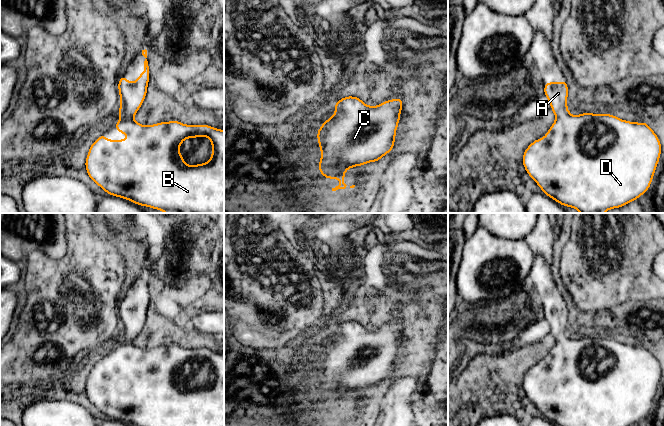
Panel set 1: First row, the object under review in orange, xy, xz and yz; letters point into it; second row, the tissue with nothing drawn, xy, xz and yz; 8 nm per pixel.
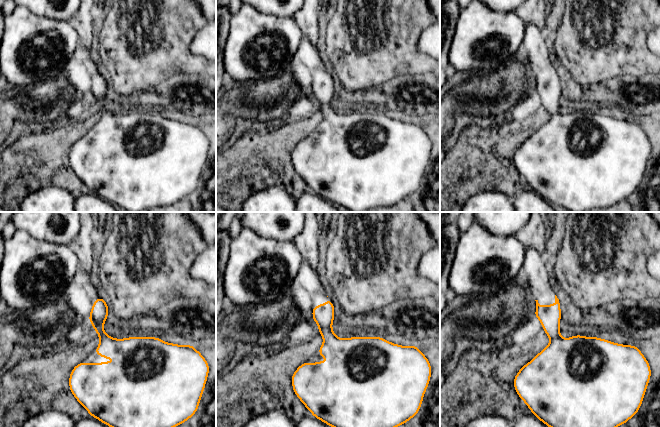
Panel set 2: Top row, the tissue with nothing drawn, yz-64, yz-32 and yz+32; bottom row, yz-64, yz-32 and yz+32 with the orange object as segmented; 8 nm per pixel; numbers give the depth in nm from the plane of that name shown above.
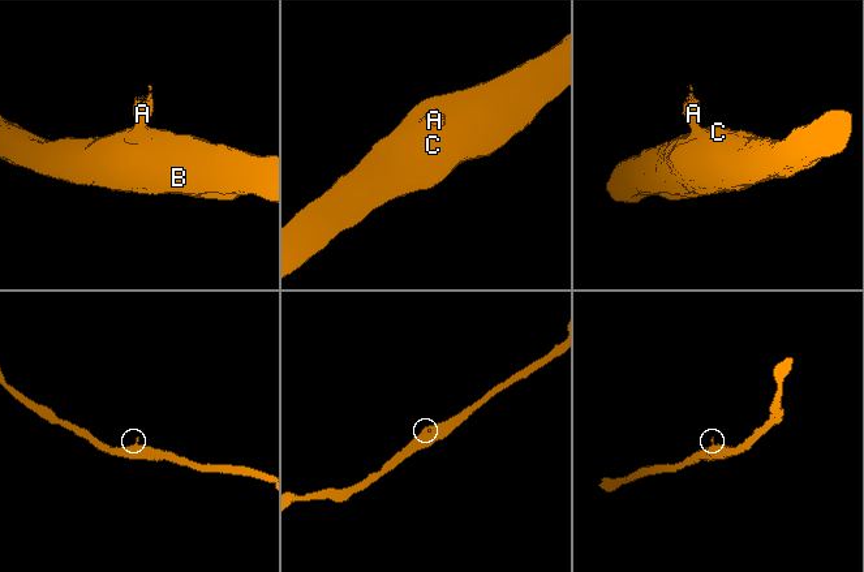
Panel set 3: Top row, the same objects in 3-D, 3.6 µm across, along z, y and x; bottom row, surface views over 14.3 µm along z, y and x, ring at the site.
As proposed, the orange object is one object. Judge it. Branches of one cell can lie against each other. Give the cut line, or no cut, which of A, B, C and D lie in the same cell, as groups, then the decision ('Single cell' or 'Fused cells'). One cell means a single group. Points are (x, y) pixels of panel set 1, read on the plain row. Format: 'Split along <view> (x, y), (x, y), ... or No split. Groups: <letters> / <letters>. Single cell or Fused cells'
No split. Groups: A B C D. Single cell

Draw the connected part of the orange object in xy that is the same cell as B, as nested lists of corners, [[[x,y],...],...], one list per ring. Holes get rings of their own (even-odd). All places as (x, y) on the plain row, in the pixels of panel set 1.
[[[148,285],[137,306],[128,306],[125,298],[120,300],[118,315],[121,342],[114,349],[119,357],[129,359],[127,364],[107,364],[105,357],[95,364],[85,384],[90,403],[108,419],[131,426],[224,426],[224,354],[207,348],[187,349],[177,344],[159,346],[151,350],[141,349],[133,340],[147,320],[149,307]],[[207,360],[212,368],[211,383],[204,388],[187,389],[179,371],[186,362]]]

